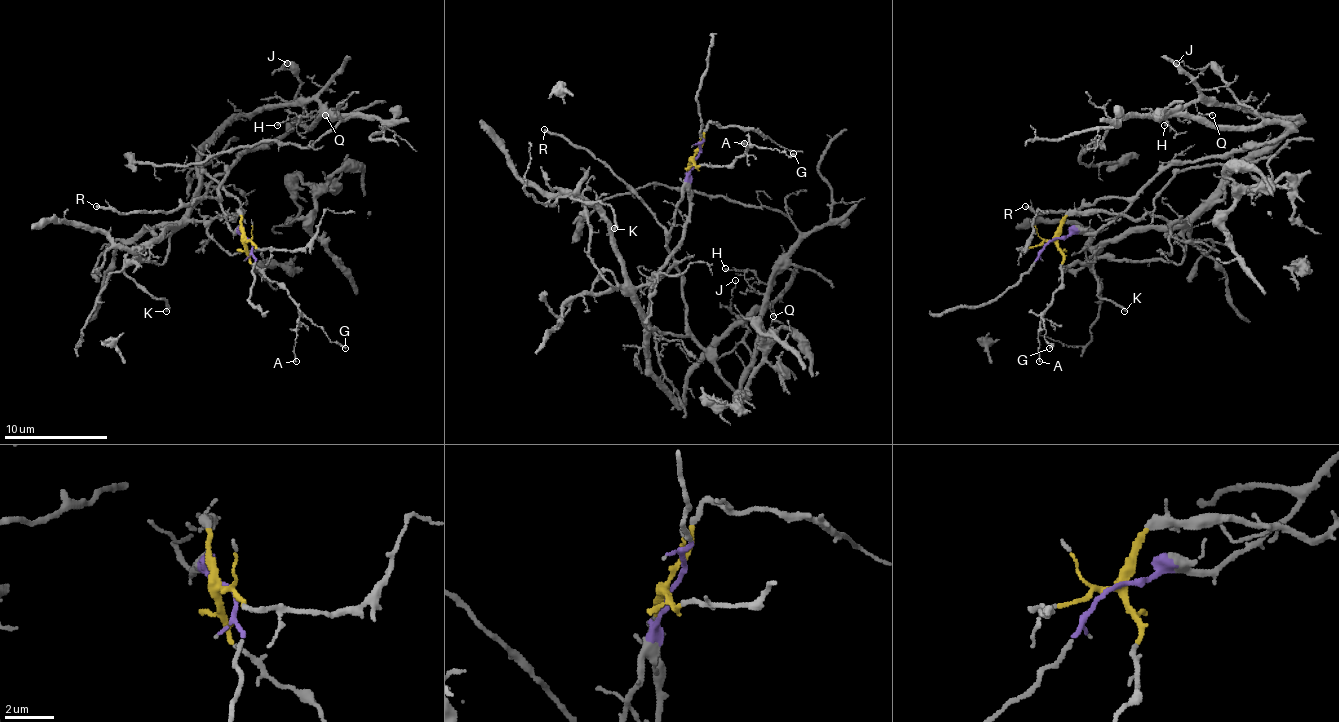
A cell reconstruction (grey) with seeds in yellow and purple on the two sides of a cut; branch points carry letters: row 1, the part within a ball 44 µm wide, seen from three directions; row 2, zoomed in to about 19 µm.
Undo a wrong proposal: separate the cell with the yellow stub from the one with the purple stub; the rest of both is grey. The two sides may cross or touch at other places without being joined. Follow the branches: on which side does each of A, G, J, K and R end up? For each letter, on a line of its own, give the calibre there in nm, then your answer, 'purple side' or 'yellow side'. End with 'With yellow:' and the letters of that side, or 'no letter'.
A: calibre 110 nm; yellow side
G: calibre 140 nm; yellow side
J: calibre 110 nm; purple side
K: calibre 200 nm; yellow side
R: calibre 200 nm; purple side
With yellow: A, G, K

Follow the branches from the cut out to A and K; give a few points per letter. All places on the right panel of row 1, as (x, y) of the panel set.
A: (1053, 239), (1063, 260), (1060, 286), (1045, 312), (1037, 335), (1040, 361)
K: (1053, 239), (1068, 216), (1112, 211), (1182, 221), (1120, 234), (1094, 255), (1097, 293), (1125, 312)

